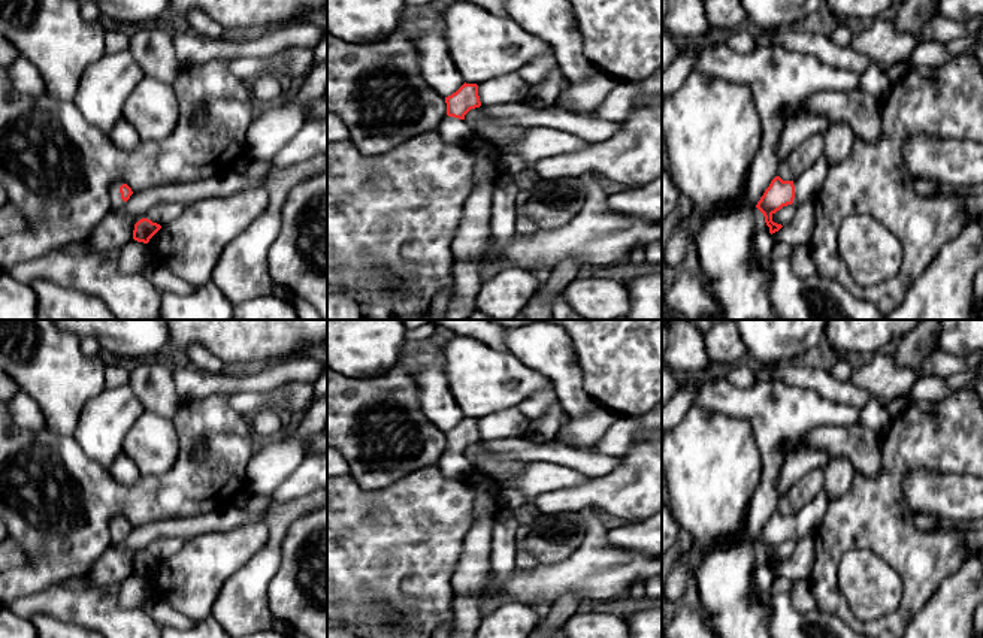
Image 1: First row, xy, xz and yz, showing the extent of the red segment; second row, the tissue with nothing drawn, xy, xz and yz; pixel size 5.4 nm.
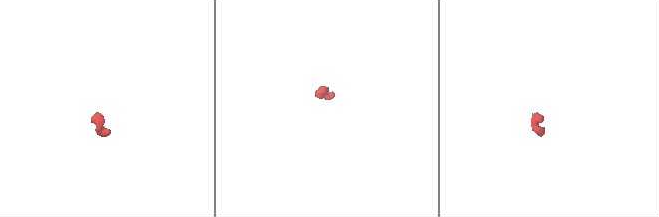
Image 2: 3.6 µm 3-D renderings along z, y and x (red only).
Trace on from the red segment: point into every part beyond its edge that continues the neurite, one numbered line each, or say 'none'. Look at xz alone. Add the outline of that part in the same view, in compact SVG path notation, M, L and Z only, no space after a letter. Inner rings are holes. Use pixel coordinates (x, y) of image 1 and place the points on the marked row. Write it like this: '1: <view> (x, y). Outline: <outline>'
1: xz (453, 130). Outline: M445 117L438 127L438 134L444 142L468 146L468 142L474 139L474 131L465 120L454 117Z

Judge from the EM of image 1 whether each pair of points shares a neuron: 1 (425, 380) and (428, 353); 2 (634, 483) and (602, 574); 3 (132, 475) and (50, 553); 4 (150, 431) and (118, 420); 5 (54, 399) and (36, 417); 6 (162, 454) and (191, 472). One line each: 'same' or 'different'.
1: same
2: different
3: different
4: different
5: different
6: different

